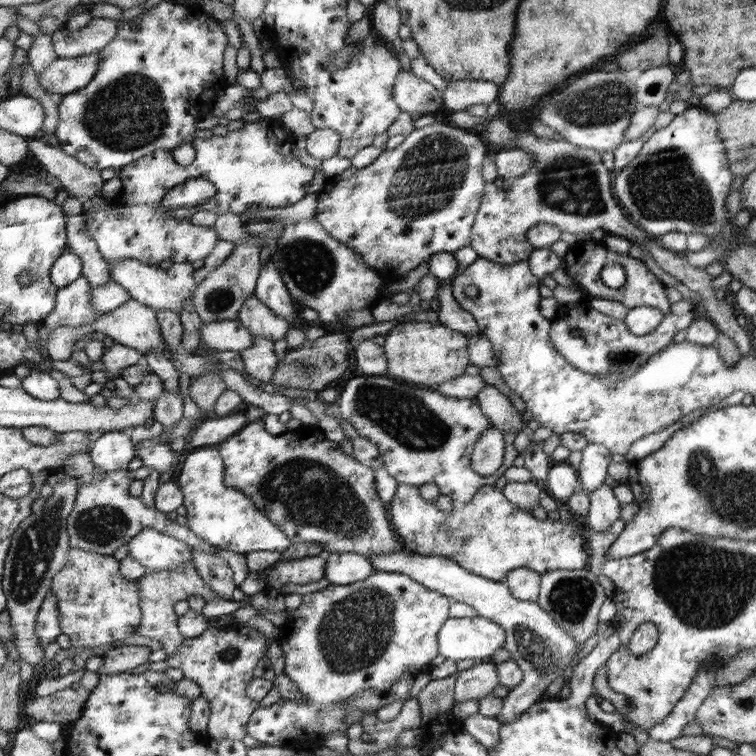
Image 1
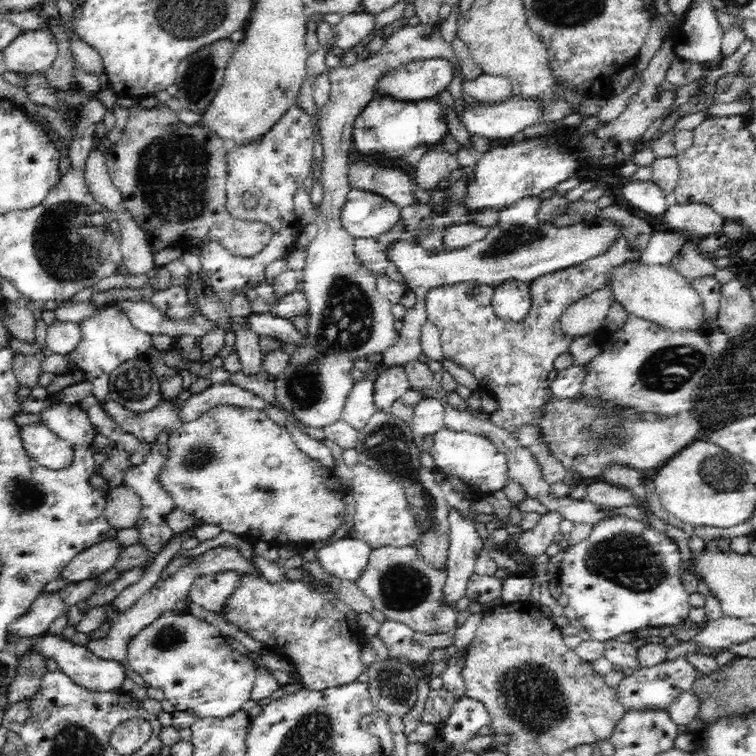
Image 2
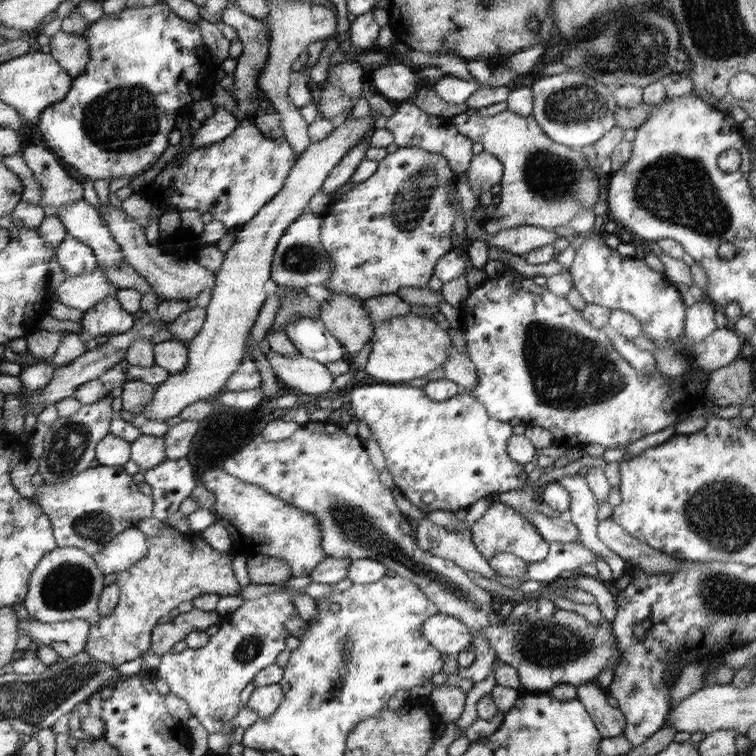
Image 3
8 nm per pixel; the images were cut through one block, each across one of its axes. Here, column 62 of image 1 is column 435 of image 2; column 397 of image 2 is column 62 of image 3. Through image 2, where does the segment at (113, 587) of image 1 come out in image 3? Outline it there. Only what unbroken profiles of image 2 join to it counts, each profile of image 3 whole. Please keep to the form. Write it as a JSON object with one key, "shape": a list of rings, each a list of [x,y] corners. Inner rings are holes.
{"shape":[[[57,546],[36,565],[31,574],[27,596],[21,604],[31,618],[43,623],[84,619],[94,625],[101,620],[99,596],[106,588],[103,584],[104,577],[104,572],[96,566],[95,559],[87,551]]]}

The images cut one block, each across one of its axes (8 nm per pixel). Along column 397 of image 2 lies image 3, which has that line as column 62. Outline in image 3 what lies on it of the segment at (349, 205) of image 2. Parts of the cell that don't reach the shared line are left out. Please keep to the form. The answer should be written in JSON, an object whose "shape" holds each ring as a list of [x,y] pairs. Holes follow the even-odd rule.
{"shape":[[[85,198],[58,208],[53,216],[62,222],[69,237],[91,248],[98,260],[98,268],[126,263],[101,213]]]}

